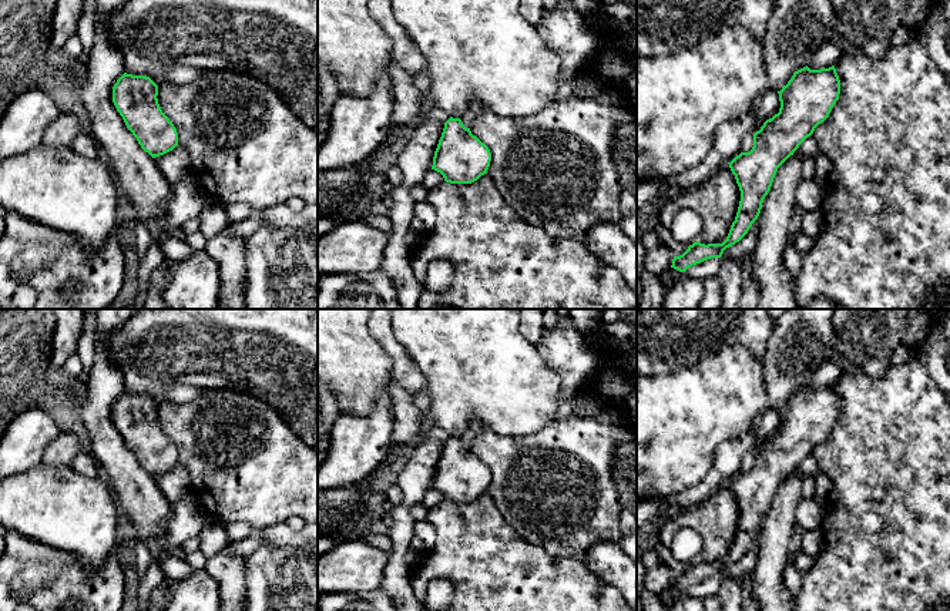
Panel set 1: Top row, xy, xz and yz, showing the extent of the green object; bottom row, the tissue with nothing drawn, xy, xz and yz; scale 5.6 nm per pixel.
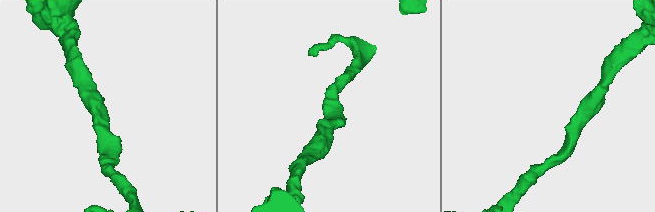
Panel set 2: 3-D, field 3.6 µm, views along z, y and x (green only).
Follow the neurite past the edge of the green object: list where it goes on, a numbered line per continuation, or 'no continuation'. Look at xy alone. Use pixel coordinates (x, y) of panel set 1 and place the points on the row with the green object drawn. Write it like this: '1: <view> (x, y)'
no continuation

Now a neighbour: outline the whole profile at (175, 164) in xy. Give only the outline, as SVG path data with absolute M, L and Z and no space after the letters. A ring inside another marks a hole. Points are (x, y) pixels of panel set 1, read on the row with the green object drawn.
M181 145L154 160L171 185L175 184L177 179L182 179L191 168L189 155Z

